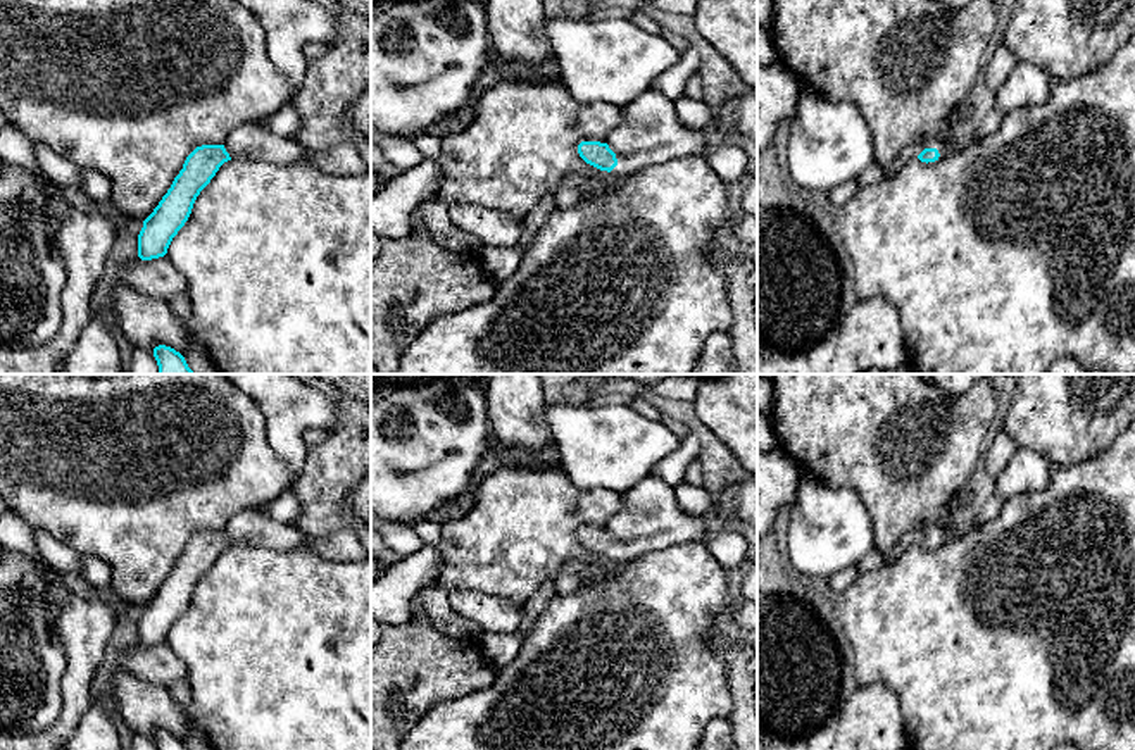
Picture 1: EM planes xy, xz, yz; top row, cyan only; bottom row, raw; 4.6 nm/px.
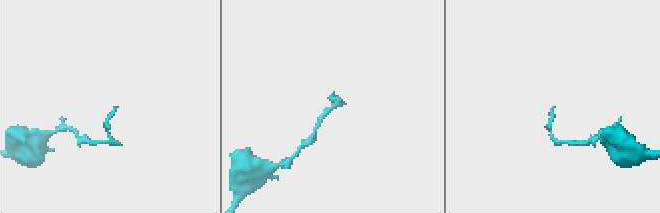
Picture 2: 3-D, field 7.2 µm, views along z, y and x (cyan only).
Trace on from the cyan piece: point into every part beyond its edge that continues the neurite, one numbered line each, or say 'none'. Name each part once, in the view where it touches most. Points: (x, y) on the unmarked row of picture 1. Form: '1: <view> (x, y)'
1: xz (651, 519)

